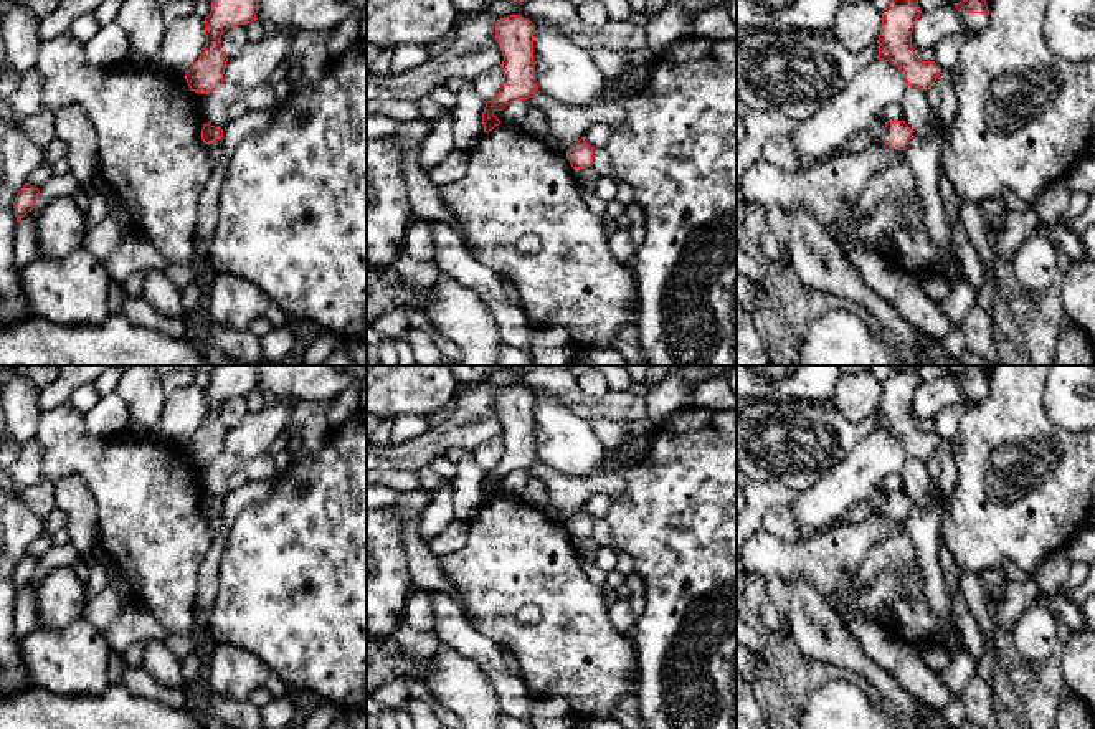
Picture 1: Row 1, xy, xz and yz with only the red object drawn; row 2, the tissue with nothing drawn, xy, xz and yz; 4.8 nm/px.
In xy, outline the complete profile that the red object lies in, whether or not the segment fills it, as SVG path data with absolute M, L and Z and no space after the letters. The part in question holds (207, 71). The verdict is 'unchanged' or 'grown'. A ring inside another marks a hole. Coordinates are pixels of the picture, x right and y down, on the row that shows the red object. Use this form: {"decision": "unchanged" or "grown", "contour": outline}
{"decision": "unchanged", "contour": "M213 0L205 18L205 53L190 66L185 79L192 91L208 93L223 83L228 58L220 46L221 35L233 26L256 20L258 0Z"}

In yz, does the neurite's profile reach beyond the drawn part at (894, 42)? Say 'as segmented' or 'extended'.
as segmented

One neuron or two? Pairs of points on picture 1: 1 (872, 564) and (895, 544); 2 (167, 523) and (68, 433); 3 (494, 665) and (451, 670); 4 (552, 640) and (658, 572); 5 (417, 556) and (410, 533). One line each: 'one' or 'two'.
1: one
2: one
3: two
4: two
5: one

